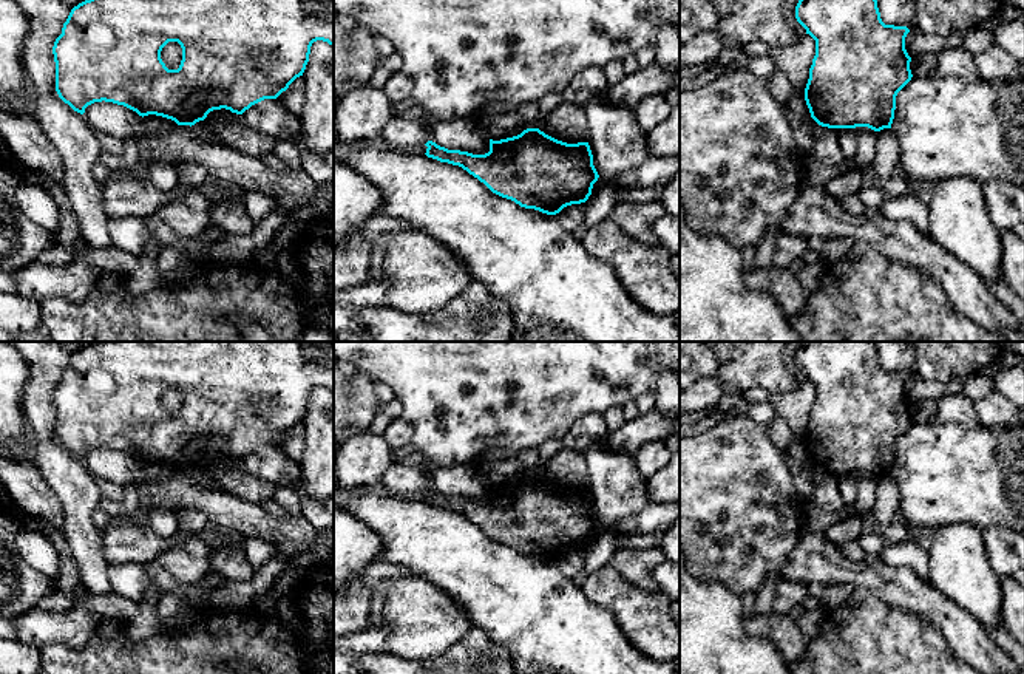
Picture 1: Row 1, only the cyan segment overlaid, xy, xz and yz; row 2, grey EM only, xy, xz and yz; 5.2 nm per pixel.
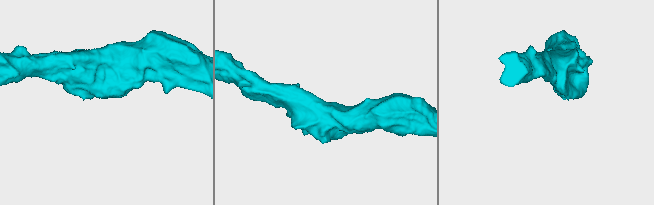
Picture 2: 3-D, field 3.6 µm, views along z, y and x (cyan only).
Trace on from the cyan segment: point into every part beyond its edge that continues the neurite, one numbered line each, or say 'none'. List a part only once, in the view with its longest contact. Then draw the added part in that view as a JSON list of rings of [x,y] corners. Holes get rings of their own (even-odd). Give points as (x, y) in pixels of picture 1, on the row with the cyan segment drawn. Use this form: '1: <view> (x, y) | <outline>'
none

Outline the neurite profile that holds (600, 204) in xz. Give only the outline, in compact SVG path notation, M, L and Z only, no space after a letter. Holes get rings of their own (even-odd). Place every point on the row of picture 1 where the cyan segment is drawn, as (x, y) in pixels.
M612 186L592 193L584 206L584 224L593 227L610 218L616 204L615 187Z

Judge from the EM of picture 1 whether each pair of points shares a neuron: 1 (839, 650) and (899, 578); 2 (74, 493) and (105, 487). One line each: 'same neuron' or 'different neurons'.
1: different neurons
2: different neurons

